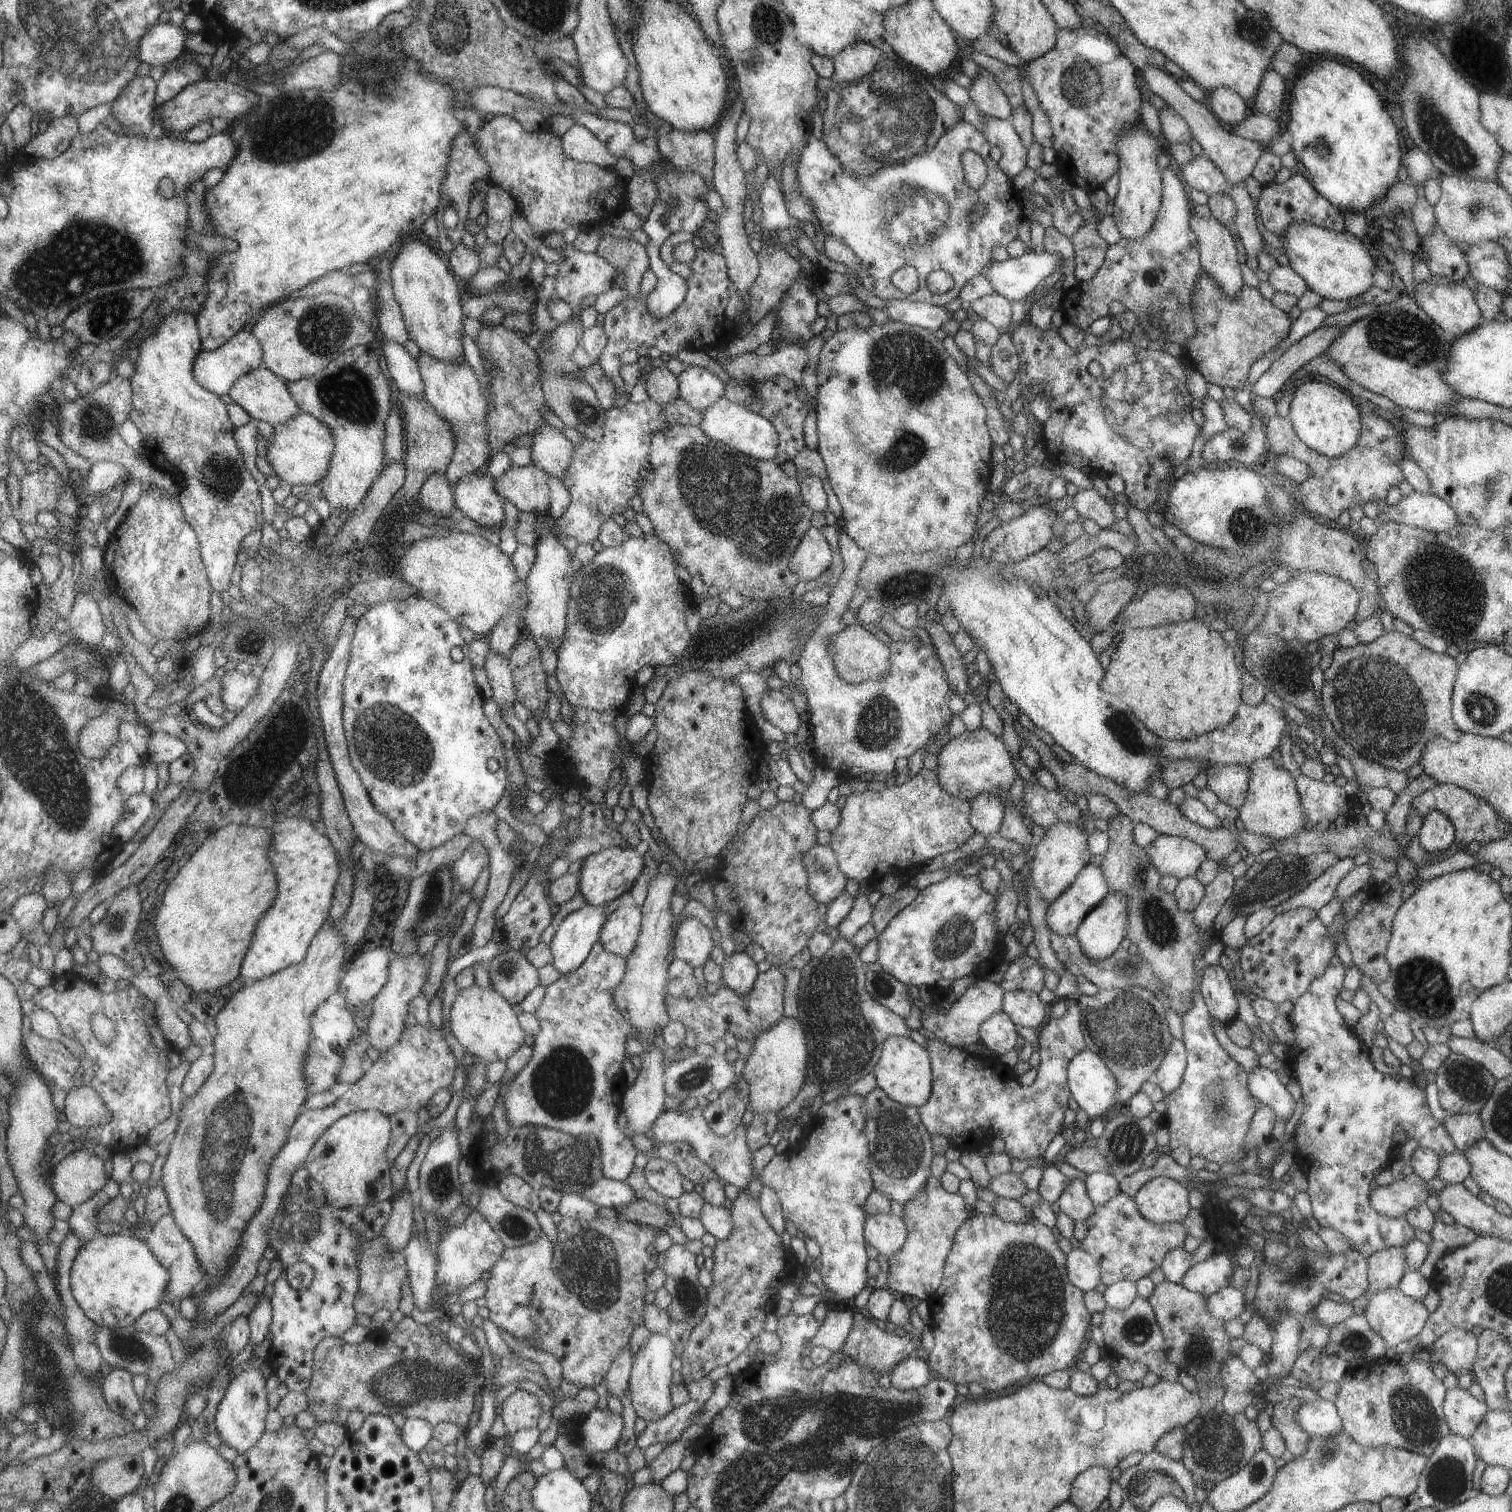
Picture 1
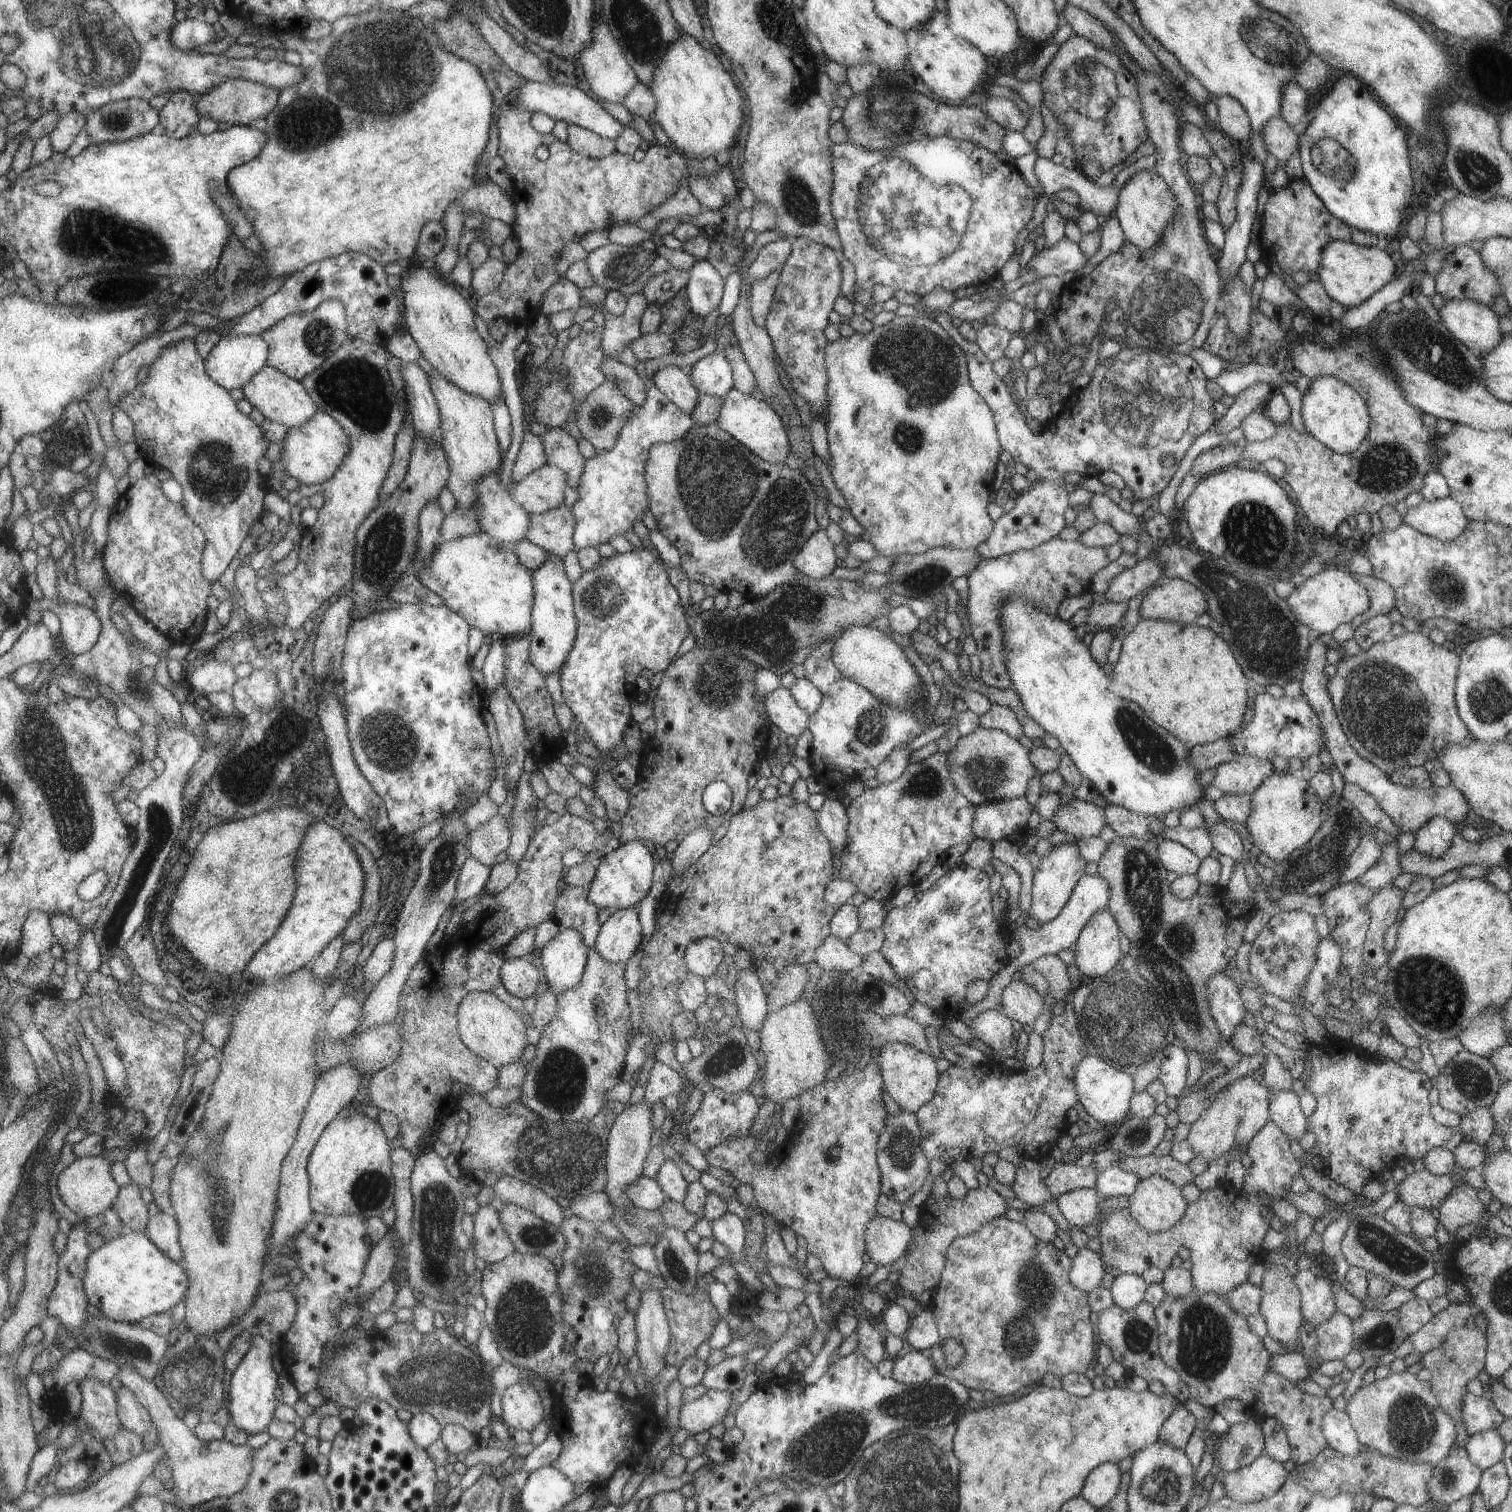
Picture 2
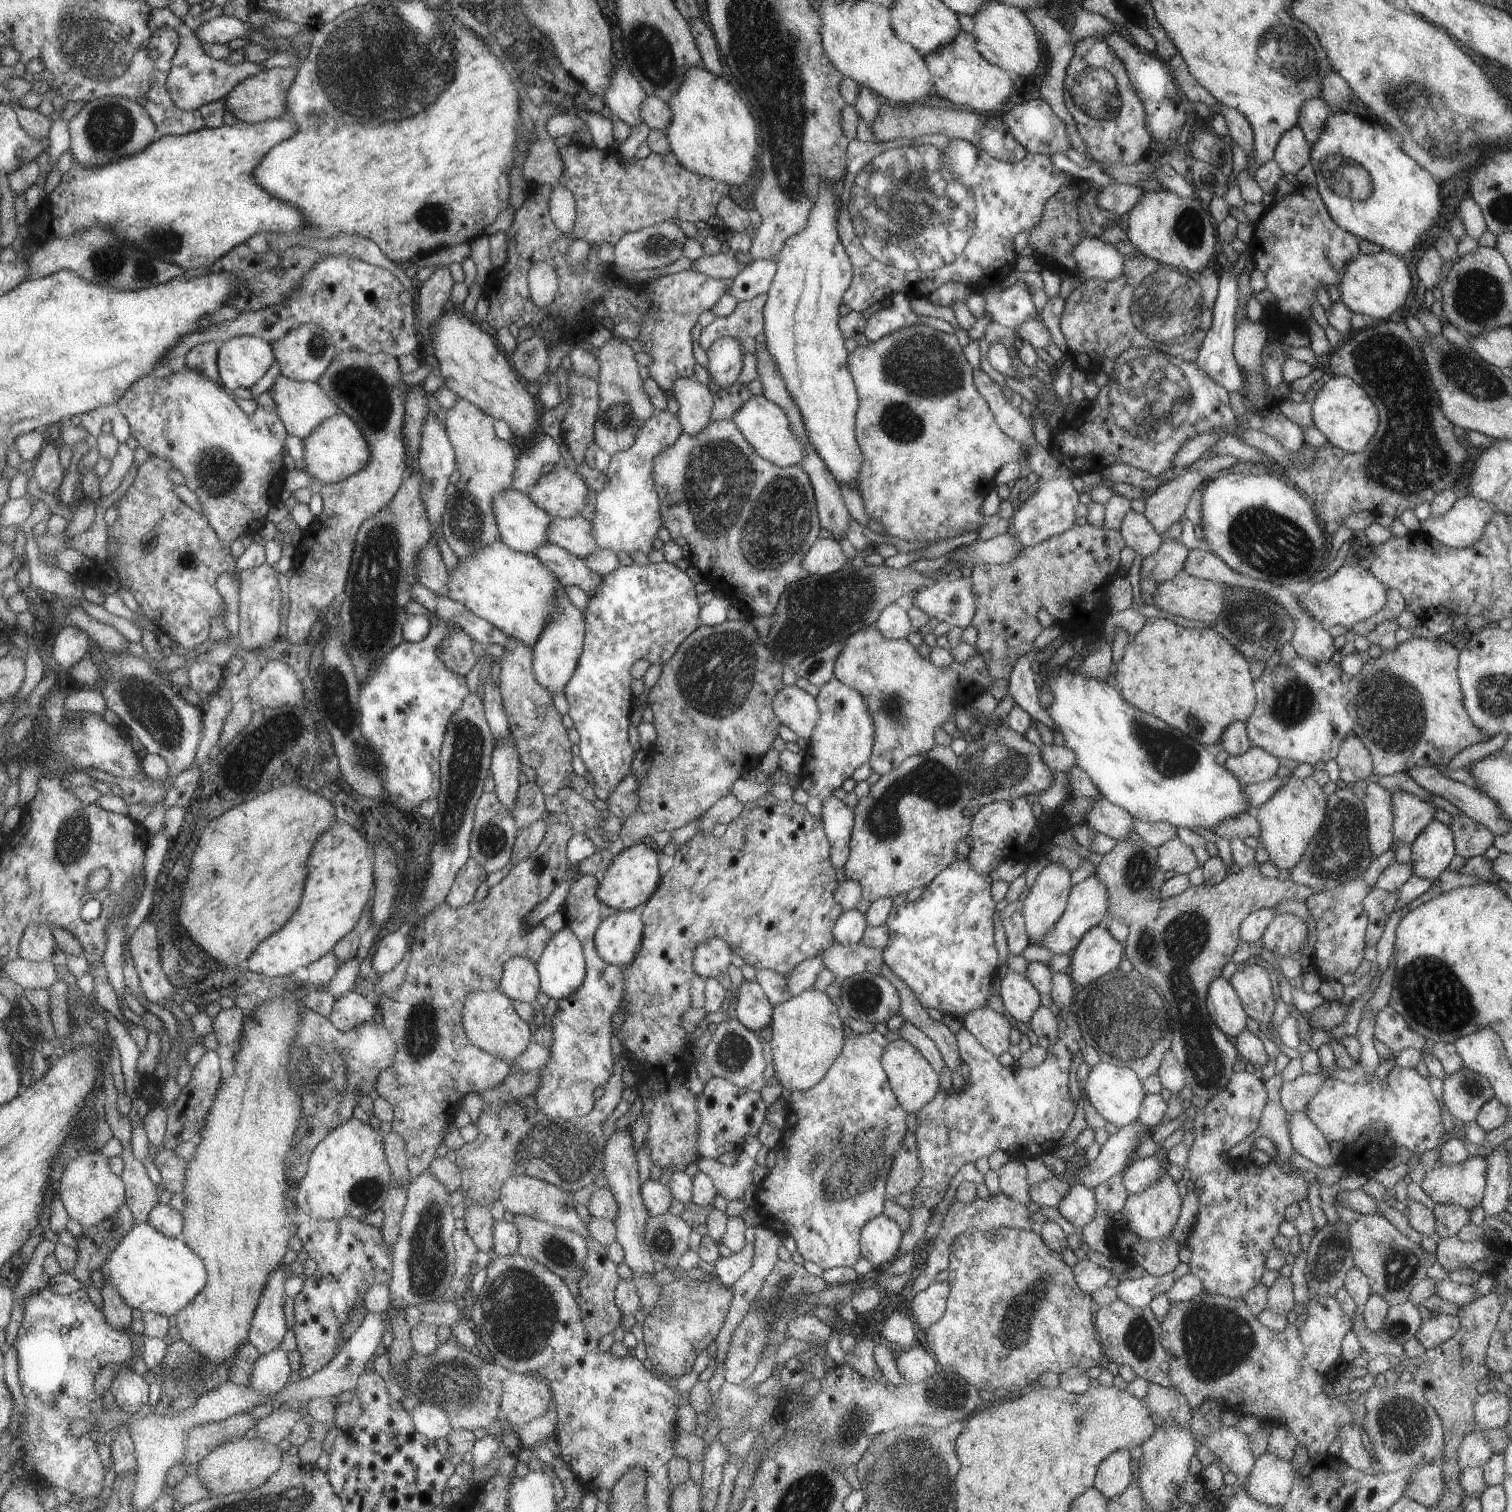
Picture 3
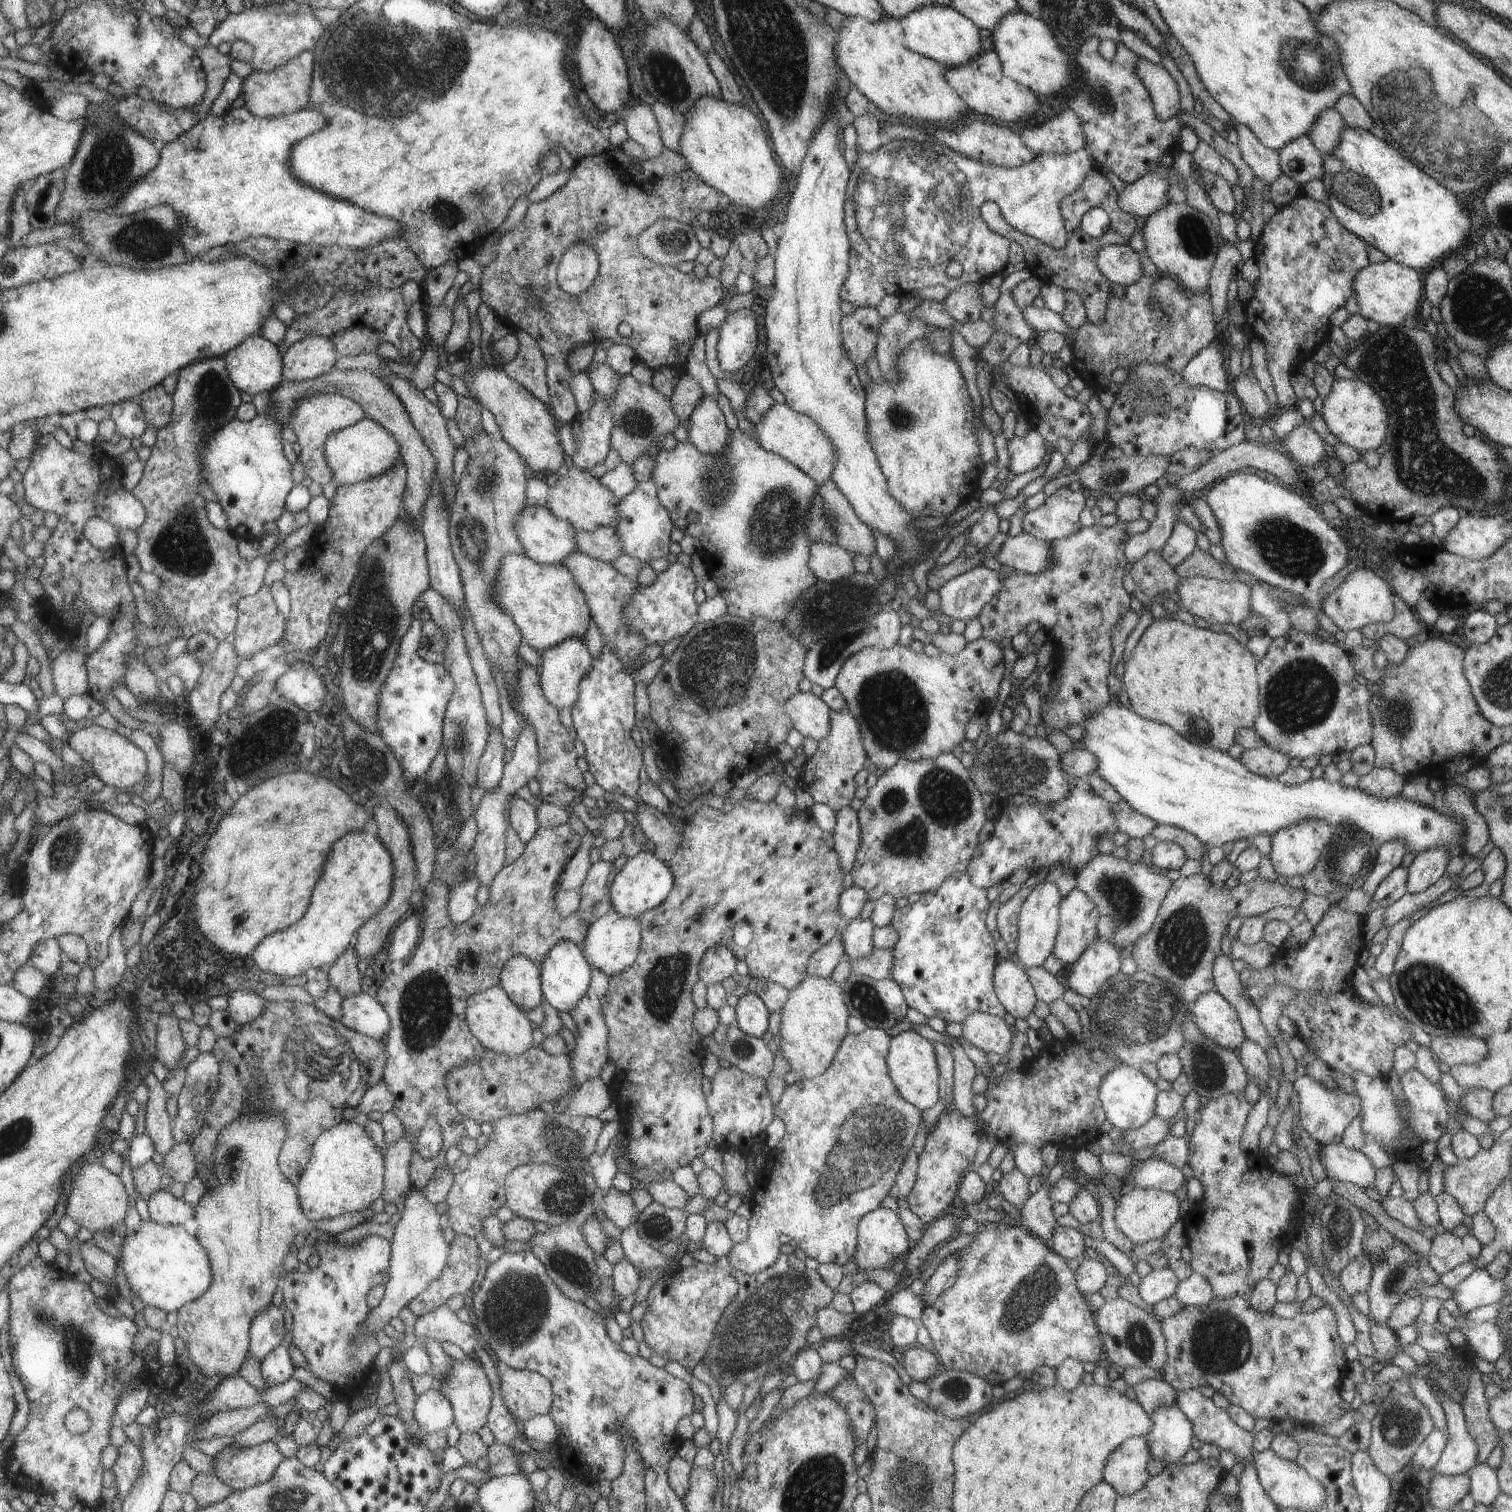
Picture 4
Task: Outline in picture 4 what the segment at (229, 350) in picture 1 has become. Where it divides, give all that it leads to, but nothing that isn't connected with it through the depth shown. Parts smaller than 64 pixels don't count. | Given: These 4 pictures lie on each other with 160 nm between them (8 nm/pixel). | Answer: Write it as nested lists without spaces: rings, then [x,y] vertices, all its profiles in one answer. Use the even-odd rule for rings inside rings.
[[[251,336],[251,338],[241,342],[237,348],[227,352],[224,360],[229,370],[229,375],[237,388],[247,393],[253,398],[263,392],[272,392],[284,382],[284,355],[278,346],[263,338],[263,336]]]

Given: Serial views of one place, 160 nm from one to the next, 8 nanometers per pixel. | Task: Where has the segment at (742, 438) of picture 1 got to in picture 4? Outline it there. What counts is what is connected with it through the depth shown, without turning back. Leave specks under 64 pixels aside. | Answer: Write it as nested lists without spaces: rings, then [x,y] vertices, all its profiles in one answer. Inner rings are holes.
[[[774,403],[760,418],[761,422],[753,426],[753,436],[755,436],[754,440],[758,442],[761,448],[781,456],[793,466],[800,468],[817,485],[830,478],[830,472],[835,464],[834,446],[812,418],[795,412],[785,403]]]

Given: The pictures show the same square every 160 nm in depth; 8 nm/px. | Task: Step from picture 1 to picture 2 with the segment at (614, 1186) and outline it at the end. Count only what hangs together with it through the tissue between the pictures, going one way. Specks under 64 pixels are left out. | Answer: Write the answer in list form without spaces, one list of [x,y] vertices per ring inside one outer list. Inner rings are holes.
[[[645,1175],[626,1188],[626,1197],[637,1208],[648,1211],[661,1209],[667,1199],[662,1186],[655,1179],[650,1179]]]

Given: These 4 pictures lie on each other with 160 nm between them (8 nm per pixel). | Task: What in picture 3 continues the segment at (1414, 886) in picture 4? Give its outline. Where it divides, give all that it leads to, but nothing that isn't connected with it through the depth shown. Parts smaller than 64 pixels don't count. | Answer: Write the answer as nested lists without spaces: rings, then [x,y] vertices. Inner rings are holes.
[[[1432,819],[1411,843],[1410,869],[1419,878],[1437,879],[1437,875],[1447,869],[1449,860],[1455,854],[1455,840],[1452,831],[1447,825]]]

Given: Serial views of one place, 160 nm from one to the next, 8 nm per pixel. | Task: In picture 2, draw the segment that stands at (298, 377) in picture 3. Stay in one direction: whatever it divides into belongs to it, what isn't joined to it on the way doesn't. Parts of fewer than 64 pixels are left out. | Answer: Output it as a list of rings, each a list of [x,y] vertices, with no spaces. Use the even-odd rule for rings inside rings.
[[[339,299],[324,300],[308,313],[293,313],[282,318],[275,327],[260,334],[269,343],[267,365],[302,381],[316,371],[351,337],[348,333],[346,304]]]

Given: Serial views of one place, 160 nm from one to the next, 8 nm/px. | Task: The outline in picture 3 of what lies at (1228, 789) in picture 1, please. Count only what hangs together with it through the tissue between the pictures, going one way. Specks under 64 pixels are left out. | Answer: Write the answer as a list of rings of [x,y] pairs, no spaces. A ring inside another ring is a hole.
[[[1251,746],[1243,754],[1229,755],[1223,766],[1244,786],[1251,783],[1264,783],[1267,779],[1271,779],[1279,768],[1279,760],[1272,753]]]

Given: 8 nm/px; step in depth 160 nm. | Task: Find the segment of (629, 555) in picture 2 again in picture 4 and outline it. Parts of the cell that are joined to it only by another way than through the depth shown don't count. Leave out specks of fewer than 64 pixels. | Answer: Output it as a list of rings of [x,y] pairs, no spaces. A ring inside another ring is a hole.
[[[669,564],[665,572],[657,574],[657,579],[649,586],[639,586],[637,594],[633,596],[633,602],[625,608],[625,618],[629,626],[633,626],[637,632],[645,636],[649,646],[661,644],[663,647],[671,638],[685,635],[692,631],[693,624],[697,621],[697,604],[693,600],[695,590],[695,578],[689,567],[683,564]],[[604,645],[602,654],[595,658],[593,670],[581,680],[581,696],[577,704],[572,708],[574,728],[576,729],[577,738],[586,748],[586,761],[588,762],[589,771],[602,788],[611,794],[623,794],[632,797],[633,800],[639,800],[639,776],[643,768],[643,750],[637,746],[633,740],[631,732],[639,725],[635,706],[635,680],[632,674],[629,674],[627,666],[621,662],[617,652],[613,652],[613,646]]]

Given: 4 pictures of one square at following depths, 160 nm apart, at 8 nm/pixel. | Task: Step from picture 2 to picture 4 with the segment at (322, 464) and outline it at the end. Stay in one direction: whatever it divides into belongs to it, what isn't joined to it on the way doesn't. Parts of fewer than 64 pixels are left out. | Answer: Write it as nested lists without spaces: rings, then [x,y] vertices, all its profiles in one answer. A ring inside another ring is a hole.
[[[369,416],[345,430],[333,432],[325,444],[325,454],[327,454],[329,466],[335,474],[334,482],[338,486],[371,480],[373,476],[385,474],[387,470],[391,470],[393,466],[397,466],[403,460],[401,444],[391,434],[391,430],[387,430],[385,426],[381,426],[379,422],[370,419]]]

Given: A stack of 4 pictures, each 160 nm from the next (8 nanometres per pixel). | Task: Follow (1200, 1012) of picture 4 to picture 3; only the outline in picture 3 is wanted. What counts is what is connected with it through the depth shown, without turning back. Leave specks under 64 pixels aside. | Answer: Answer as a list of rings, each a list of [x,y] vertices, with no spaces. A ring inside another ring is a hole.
[[[1219,976],[1208,986],[1206,1006],[1212,1024],[1232,1040],[1243,1031],[1247,1015],[1228,980]]]

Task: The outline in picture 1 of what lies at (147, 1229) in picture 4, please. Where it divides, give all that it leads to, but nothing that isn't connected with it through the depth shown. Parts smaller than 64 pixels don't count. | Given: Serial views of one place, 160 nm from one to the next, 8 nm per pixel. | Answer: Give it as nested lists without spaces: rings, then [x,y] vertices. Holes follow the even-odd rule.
[[[102,1235],[87,1241],[79,1251],[71,1271],[71,1288],[74,1297],[85,1314],[101,1327],[131,1327],[136,1320],[151,1309],[156,1309],[159,1302],[165,1300],[170,1272],[157,1260],[146,1240],[127,1235]]]

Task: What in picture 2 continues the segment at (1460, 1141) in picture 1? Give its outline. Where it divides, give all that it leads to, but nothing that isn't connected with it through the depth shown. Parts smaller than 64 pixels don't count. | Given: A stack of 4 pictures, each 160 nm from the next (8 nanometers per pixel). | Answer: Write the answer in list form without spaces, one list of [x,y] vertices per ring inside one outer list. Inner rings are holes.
[[[1488,1107],[1468,1112],[1459,1118],[1457,1124],[1465,1143],[1475,1141],[1478,1145],[1484,1146],[1495,1132],[1495,1120]]]

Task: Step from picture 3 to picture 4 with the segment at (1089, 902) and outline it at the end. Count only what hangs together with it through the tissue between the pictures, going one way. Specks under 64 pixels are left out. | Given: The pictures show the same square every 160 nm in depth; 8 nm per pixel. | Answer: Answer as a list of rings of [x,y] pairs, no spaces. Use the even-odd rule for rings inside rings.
[[[1077,887],[1063,897],[1060,903],[1059,931],[1052,954],[1063,966],[1076,963],[1085,948],[1097,937],[1097,913],[1093,902]]]

